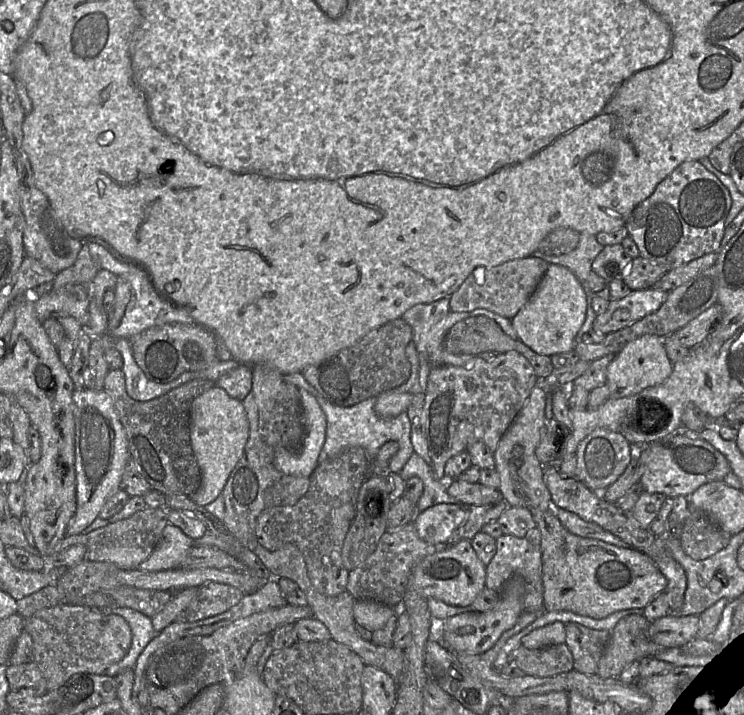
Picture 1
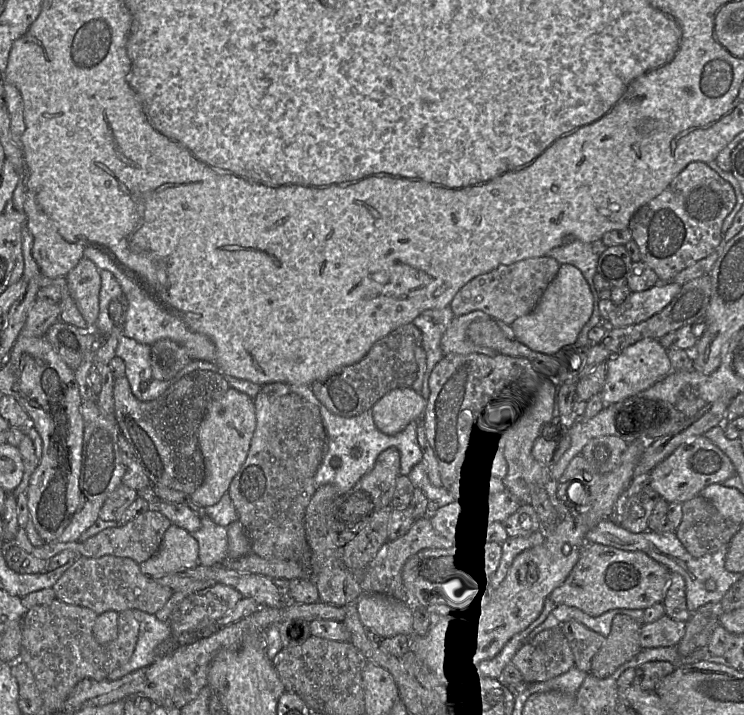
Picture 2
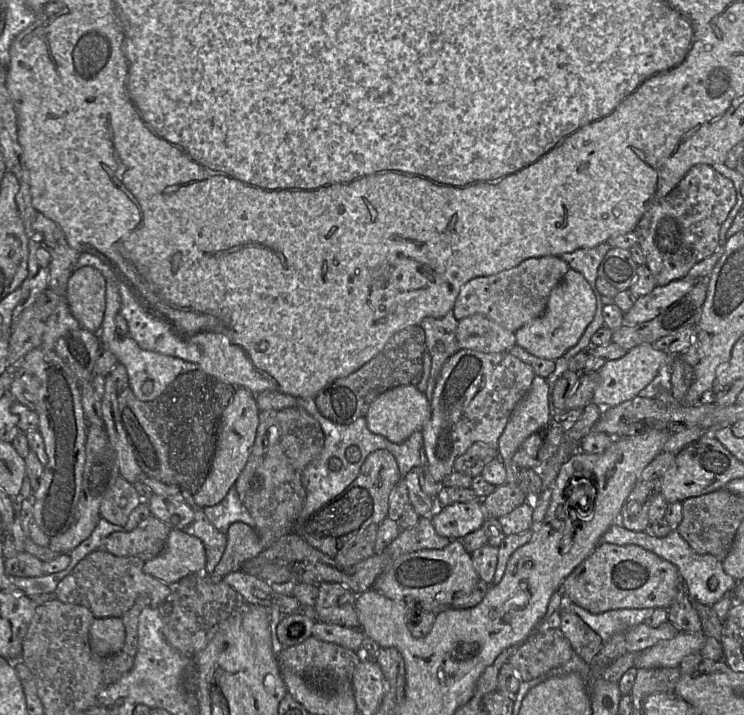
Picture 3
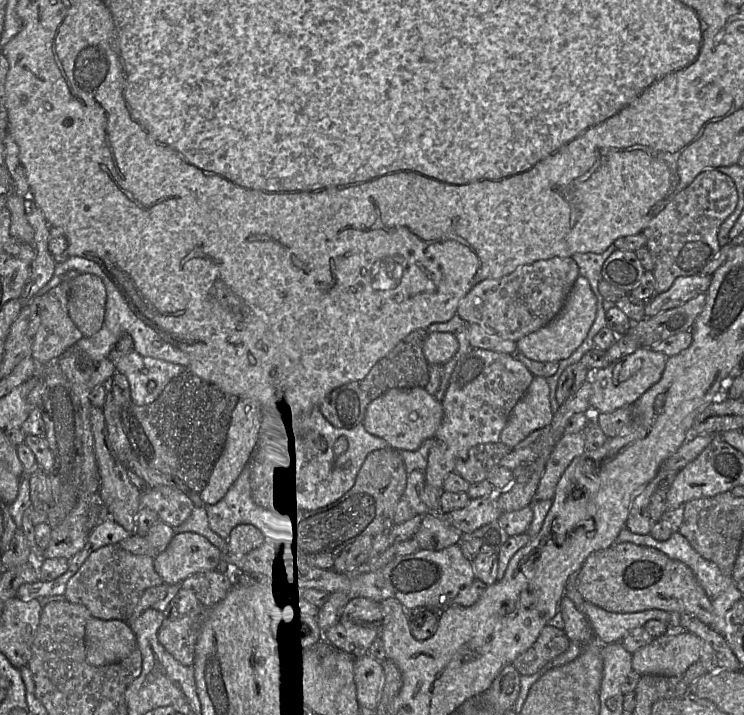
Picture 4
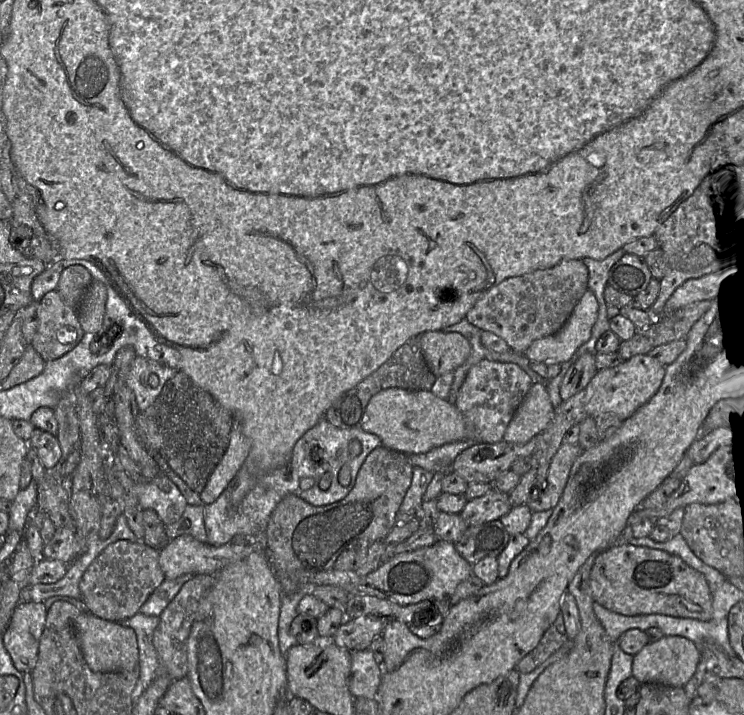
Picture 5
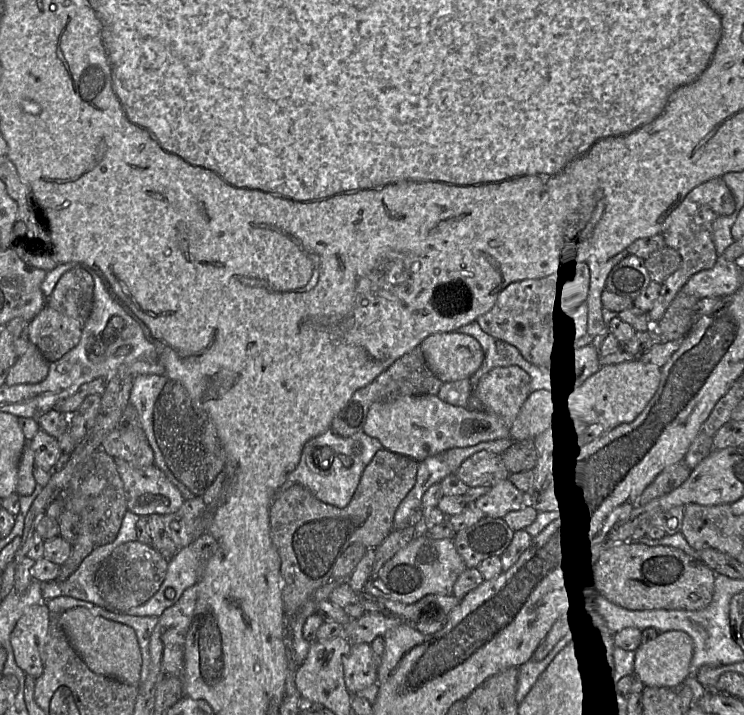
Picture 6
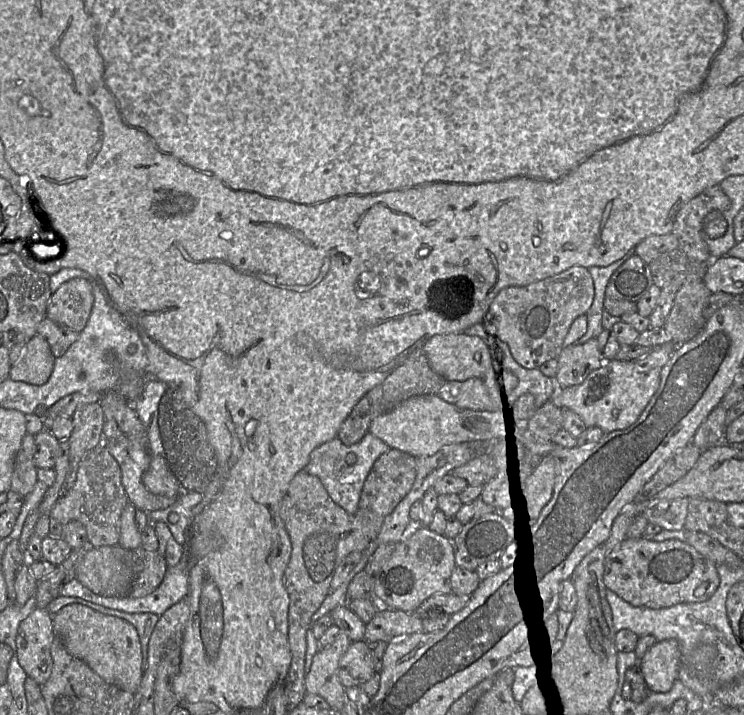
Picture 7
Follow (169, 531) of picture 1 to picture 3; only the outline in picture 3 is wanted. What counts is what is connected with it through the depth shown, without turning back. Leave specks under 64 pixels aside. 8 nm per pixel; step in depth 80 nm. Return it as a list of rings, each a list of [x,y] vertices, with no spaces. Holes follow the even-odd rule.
[[[171,529],[163,550],[145,562],[143,572],[173,587],[189,575],[202,573],[205,565],[203,542],[182,530]]]

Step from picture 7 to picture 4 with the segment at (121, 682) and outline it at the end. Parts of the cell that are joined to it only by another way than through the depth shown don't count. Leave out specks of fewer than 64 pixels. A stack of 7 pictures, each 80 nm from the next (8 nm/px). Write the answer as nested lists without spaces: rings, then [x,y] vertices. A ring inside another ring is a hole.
[[[91,617],[85,627],[86,661],[105,666],[127,658],[137,647],[137,639],[128,622]]]

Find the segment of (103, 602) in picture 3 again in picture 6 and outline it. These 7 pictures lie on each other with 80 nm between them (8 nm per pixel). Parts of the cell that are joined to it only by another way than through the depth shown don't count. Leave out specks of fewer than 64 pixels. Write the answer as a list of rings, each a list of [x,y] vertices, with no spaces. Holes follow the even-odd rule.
[[[137,540],[120,544],[101,563],[95,575],[95,584],[105,601],[105,608],[125,613],[130,608],[144,604],[159,589],[167,567],[168,561],[151,545]]]

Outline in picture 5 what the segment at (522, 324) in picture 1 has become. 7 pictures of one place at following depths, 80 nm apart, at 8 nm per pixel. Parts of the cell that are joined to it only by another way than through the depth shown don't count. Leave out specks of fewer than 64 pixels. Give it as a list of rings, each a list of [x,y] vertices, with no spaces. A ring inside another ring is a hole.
[[[589,289],[583,294],[564,326],[555,334],[535,340],[524,352],[530,362],[561,364],[591,335],[597,320],[598,302]]]

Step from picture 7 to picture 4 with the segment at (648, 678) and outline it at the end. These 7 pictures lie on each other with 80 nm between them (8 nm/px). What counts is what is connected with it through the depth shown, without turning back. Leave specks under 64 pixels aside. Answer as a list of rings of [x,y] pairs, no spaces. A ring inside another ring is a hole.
[[[684,630],[668,631],[632,654],[632,669],[640,675],[682,677],[685,671],[700,660],[702,641]]]

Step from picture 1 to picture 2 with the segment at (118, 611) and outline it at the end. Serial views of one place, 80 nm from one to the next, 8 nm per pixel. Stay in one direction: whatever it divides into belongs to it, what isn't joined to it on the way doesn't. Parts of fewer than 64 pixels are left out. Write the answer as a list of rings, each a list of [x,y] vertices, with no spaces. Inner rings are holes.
[[[140,610],[133,611],[133,614],[139,624],[134,652],[127,663],[108,675],[108,680],[117,680],[131,672],[150,666],[157,660],[157,648],[171,638],[168,622],[162,622],[156,615]]]

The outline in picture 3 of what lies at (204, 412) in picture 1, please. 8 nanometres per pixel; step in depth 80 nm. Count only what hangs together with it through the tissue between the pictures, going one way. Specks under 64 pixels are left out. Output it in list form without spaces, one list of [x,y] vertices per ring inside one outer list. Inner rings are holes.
[[[236,388],[229,405],[221,416],[216,451],[209,473],[200,490],[193,495],[198,506],[204,508],[219,504],[235,484],[248,461],[255,442],[259,412],[255,395],[245,388]]]

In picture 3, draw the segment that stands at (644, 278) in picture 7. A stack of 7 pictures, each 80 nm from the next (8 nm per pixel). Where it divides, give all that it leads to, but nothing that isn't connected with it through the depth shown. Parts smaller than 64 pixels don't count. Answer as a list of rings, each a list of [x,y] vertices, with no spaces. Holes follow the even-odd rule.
[[[611,248],[599,265],[598,275],[618,291],[623,291],[636,281],[637,268],[629,249]]]

